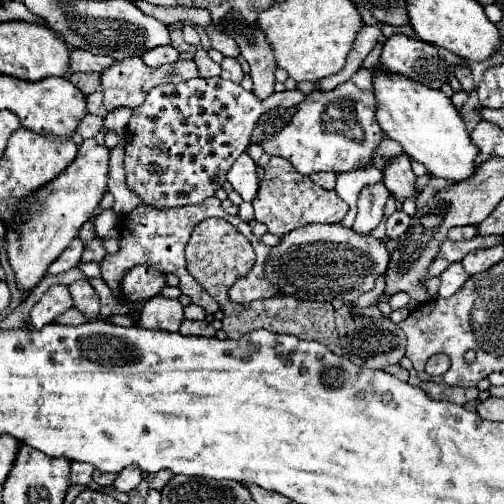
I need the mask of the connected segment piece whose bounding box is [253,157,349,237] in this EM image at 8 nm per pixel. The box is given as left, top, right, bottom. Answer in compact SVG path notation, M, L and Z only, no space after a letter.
M271 157L265 165L265 175L261 179L253 207L255 219L265 223L269 227L269 233L279 237L311 223L339 223L349 211L349 205L335 191L323 189L307 175L297 173L293 165L289 165L289 161L283 157Z

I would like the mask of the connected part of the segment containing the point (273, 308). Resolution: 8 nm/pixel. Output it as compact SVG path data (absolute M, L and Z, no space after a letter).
M271 297L271 299L259 299L253 301L251 305L243 307L233 301L229 301L229 307L223 309L223 331L227 333L229 339L239 339L251 331L257 329L267 329L271 333L287 333L295 335L299 339L311 339L327 345L333 353L341 355L339 347L339 337L335 331L335 321L333 321L333 305L331 303L321 303L321 301L299 301L297 297Z

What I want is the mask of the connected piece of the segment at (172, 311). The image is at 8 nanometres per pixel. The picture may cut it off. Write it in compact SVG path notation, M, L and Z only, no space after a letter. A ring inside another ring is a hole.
M157 295L143 303L139 325L145 329L161 329L161 331L179 331L183 321L183 305L179 299L167 299Z

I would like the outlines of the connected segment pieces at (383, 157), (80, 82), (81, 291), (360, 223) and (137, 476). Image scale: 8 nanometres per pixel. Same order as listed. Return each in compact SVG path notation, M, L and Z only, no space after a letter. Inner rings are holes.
M383 135L383 139L381 139L379 147L377 147L377 149L375 149L375 153L373 153L371 163L373 163L377 169L381 169L381 167L387 163L387 159L389 159L389 157L395 157L395 153L397 153L397 155L399 155L399 153L403 153L401 145L399 145L397 141L389 139L387 135Z
M69 73L67 79L69 79L75 87L79 87L85 95L89 95L89 93L97 91L99 81L101 81L101 73Z
M87 279L75 281L73 285L69 285L69 291L71 291L71 297L73 297L75 309L79 309L89 319L99 317L99 297L97 297L95 289L89 285Z
M373 183L361 189L357 201L357 219L353 231L359 235L369 235L383 219L383 207L389 199L387 187L383 183Z
M131 465L131 467L123 469L123 471L117 475L113 487L115 487L117 491L129 493L129 491L133 491L133 489L141 483L141 479L143 479L143 471L141 471L137 465Z

